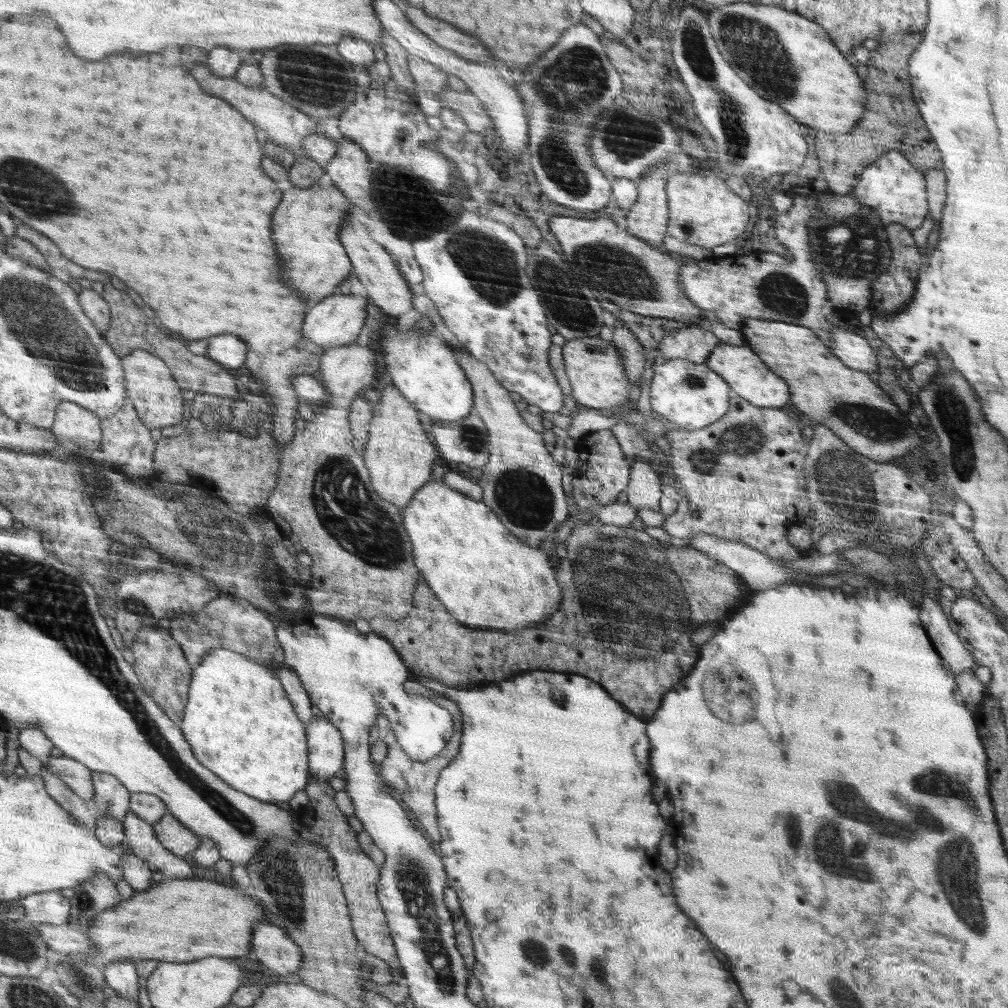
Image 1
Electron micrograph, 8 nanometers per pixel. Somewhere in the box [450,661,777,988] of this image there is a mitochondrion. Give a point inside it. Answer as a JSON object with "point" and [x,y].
{"point":[534,952]}

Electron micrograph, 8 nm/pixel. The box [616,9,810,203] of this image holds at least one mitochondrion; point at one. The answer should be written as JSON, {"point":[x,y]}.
{"point":[749,42]}

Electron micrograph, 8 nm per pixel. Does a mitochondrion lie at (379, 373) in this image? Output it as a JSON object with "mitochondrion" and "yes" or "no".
{"mitochondrion":"no"}

